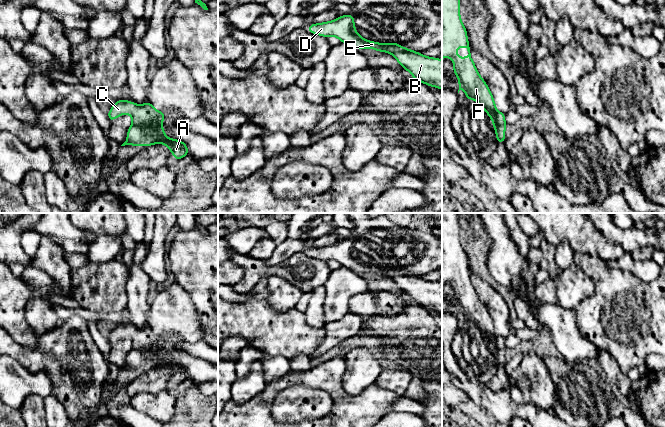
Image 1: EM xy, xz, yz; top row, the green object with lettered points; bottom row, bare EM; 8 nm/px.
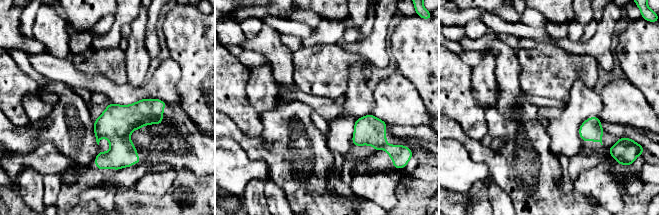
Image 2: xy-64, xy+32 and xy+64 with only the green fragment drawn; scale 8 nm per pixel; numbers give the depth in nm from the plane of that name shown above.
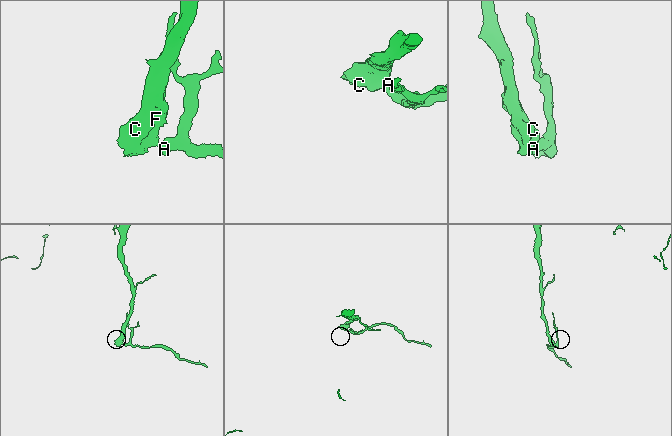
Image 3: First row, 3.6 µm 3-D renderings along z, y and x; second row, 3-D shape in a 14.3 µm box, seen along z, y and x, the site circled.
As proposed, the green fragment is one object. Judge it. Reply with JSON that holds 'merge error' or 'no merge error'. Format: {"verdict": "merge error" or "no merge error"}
{"verdict": "merge error"}

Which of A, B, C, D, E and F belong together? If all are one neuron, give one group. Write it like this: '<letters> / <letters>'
A B / C D E F

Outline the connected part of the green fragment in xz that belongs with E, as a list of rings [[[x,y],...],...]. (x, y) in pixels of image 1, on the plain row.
[[[342,239],[335,244],[319,248],[312,247],[307,255],[319,260],[335,260],[341,266],[351,269],[355,273],[375,273],[379,276],[385,276],[386,270],[379,266],[373,266],[363,263],[355,254],[354,240]]]

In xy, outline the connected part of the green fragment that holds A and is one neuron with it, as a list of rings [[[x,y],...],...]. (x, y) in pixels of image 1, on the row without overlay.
[[[165,362],[165,363],[157,364],[153,368],[160,368],[160,367],[163,367],[168,373],[171,374],[171,377],[176,383],[176,385],[189,378],[189,374],[186,368],[181,364]]]

